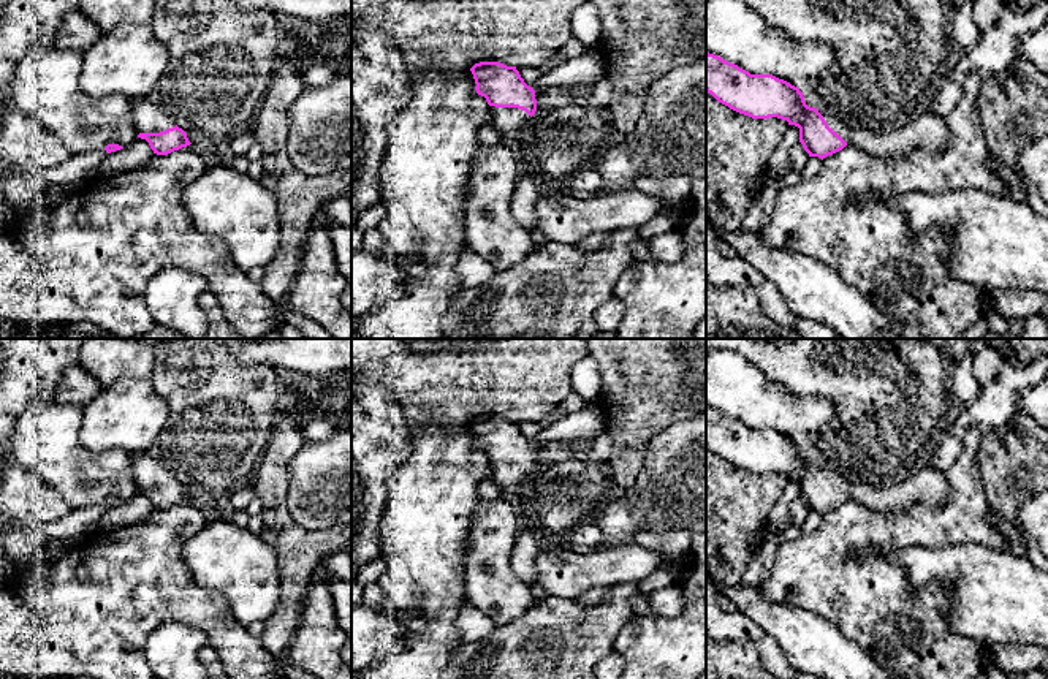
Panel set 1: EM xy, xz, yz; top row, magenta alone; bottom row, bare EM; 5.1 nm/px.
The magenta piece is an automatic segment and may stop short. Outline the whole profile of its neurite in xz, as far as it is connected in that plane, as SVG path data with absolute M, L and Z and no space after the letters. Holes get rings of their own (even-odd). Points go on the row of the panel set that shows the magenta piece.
M480 62L470 71L477 93L491 106L496 130L519 136L537 111L535 90L524 82L516 66L500 62Z

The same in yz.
M709 52L706 92L739 114L752 119L777 117L798 127L804 150L822 160L845 146L883 158L906 155L912 147L939 152L950 139L945 120L931 112L910 122L880 125L877 131L849 128L834 114L811 103L799 87L773 74L750 74Z

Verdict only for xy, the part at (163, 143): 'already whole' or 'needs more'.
needs more

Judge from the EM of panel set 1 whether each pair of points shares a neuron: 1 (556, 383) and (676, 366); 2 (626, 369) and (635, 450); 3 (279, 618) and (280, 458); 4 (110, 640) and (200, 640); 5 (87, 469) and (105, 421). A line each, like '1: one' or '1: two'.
1: two
2: one
3: one
4: two
5: two

